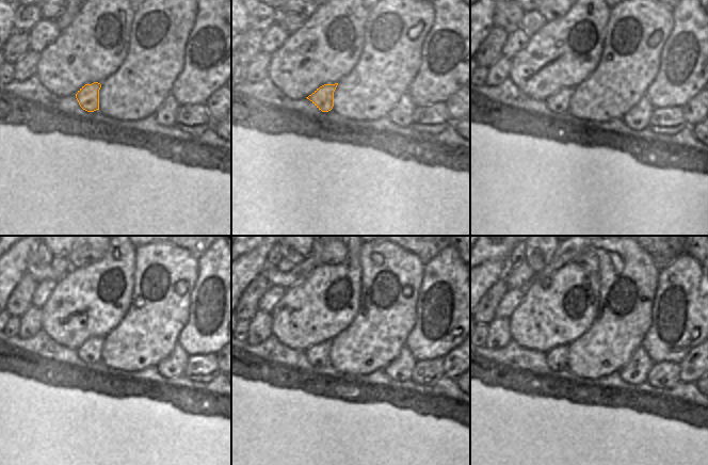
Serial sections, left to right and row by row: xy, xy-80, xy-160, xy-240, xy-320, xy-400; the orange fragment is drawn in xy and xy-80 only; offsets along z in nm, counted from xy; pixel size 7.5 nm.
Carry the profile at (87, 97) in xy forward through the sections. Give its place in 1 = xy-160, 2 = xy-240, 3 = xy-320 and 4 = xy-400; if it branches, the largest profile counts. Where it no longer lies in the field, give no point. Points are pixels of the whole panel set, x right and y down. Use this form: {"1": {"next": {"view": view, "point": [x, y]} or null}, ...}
{"1": {"next": {"view": "xy-160", "point": [559, 102]}}, "2": {"next": {"view": "xy-240", "point": [90, 352]}}, "3": {"next": {"view": "xy-320", "point": [318, 354]}}, "4": {"next": {"view": "xy-400", "point": [556, 357]}}}

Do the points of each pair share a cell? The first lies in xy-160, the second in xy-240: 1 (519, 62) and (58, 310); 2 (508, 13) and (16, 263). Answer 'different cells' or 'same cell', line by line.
1: same cell
2: different cells

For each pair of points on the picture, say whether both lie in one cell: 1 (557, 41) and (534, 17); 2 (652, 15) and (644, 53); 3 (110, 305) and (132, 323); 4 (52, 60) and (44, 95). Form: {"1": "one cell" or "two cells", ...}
{"1": "two cells", "2": "one cell", "3": "two cells", "4": "two cells"}

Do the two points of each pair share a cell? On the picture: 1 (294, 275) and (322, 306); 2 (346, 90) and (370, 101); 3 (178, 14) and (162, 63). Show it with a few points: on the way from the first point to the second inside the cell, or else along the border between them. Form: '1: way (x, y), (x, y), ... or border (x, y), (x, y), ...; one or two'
1: border (320, 265), (306, 277), (287, 289); two
2: way (352, 94), (364, 95); one
3: way (171, 26), (162, 42), (162, 51); one

